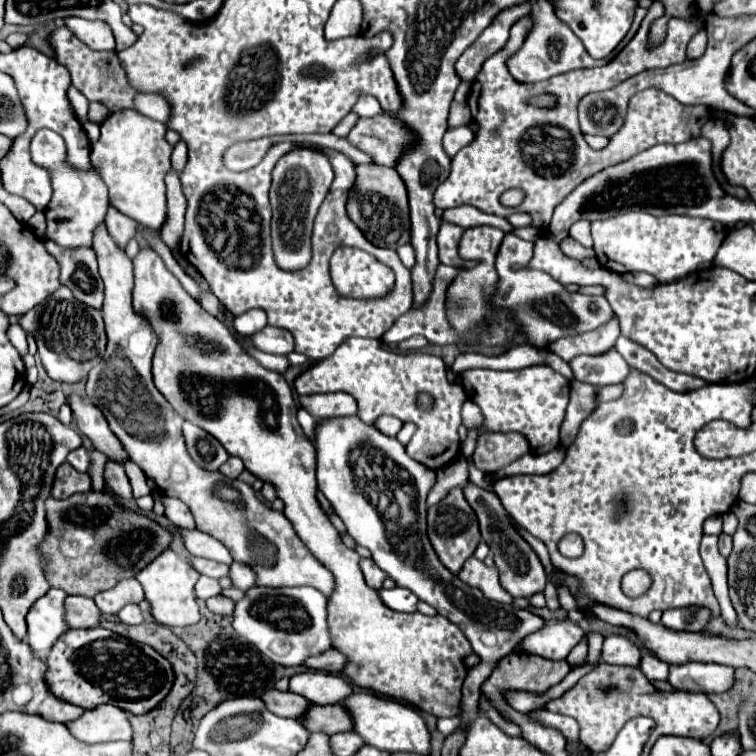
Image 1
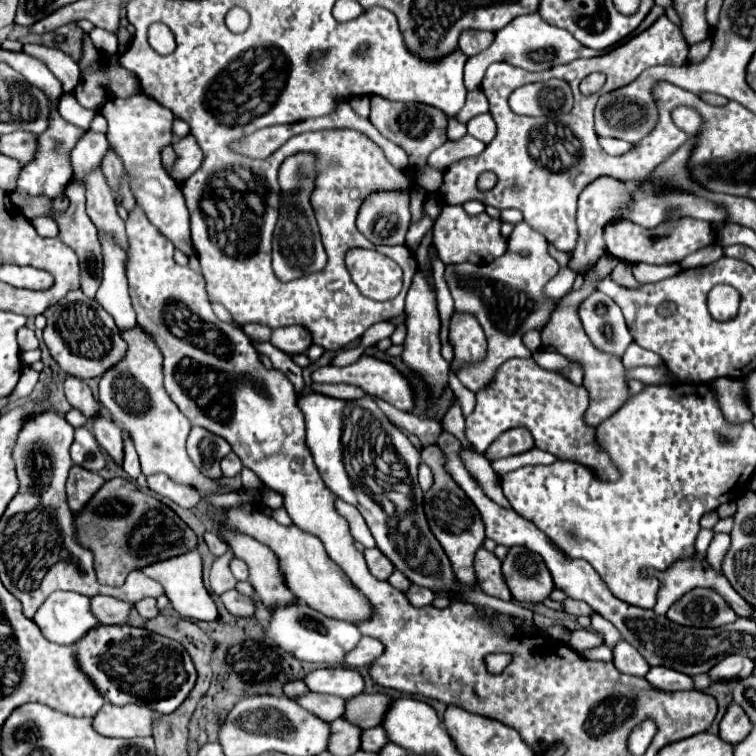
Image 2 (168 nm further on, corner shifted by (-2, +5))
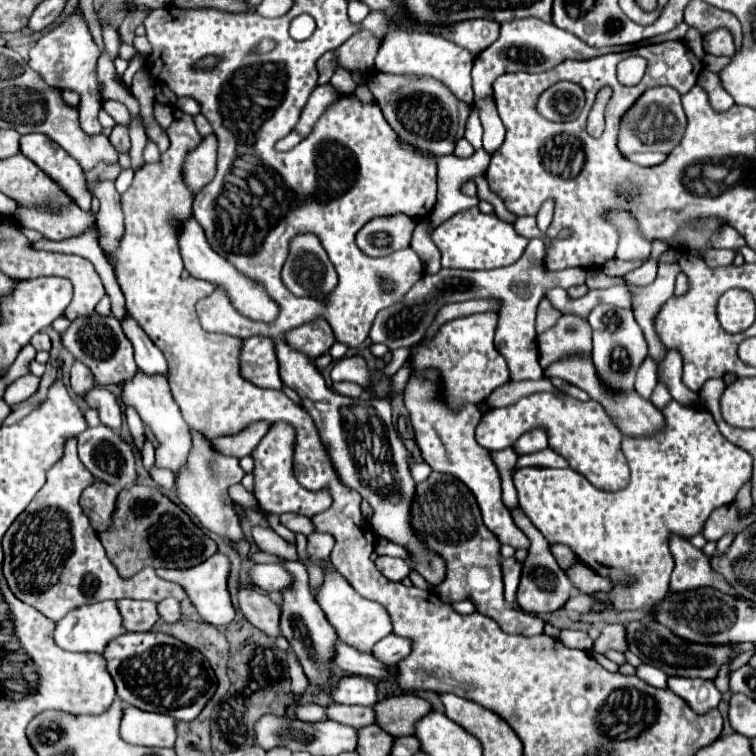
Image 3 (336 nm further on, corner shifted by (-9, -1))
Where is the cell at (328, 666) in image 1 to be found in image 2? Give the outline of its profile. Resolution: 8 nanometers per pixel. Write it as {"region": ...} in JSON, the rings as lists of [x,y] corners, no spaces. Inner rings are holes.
{"region":[[[364,637],[360,639],[360,643],[356,645],[356,649],[352,649],[348,653],[348,659],[346,659],[346,667],[364,667],[364,665],[370,665],[376,657],[380,657],[384,651],[384,645],[378,641],[378,639],[372,639],[372,637]]]}

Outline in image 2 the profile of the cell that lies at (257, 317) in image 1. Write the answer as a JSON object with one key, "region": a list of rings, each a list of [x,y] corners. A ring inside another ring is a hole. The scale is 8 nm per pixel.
{"region":[[[254,323],[242,327],[242,331],[250,337],[250,341],[260,341],[260,343],[268,341],[270,339],[270,333],[272,333],[272,329],[268,329],[264,325],[254,325]]]}

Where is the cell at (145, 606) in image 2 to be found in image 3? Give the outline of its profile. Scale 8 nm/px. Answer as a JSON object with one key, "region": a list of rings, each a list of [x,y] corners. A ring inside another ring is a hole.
{"region":[[[163,599],[161,603],[157,603],[157,613],[163,621],[167,623],[173,623],[173,621],[179,621],[181,619],[181,607],[179,607],[179,601],[177,599]]]}

